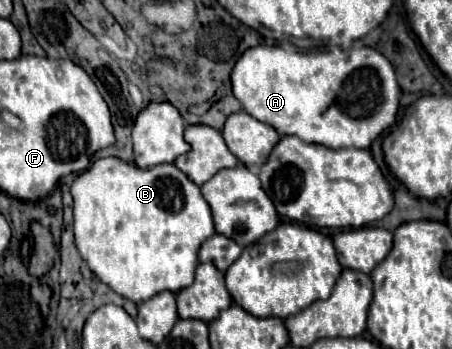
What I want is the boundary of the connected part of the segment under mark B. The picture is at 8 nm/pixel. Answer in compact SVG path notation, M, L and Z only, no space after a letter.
M105 157L75 179L71 195L75 245L89 269L115 293L141 303L163 289L179 293L191 285L199 247L215 227L199 187L175 165L141 171L133 163Z

